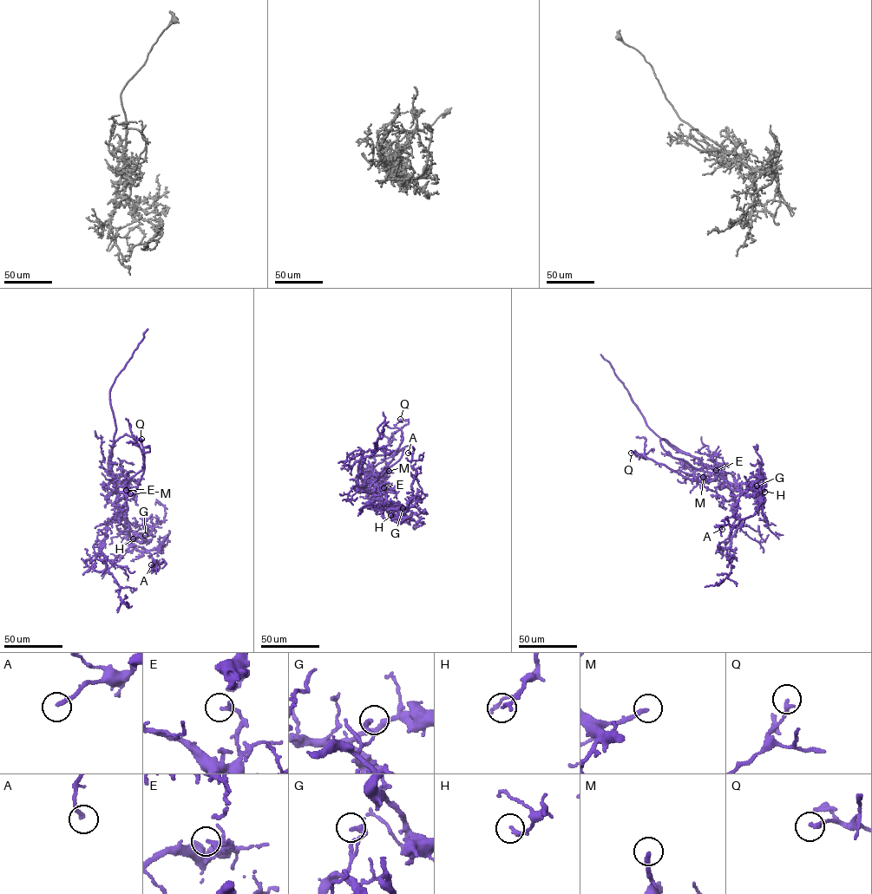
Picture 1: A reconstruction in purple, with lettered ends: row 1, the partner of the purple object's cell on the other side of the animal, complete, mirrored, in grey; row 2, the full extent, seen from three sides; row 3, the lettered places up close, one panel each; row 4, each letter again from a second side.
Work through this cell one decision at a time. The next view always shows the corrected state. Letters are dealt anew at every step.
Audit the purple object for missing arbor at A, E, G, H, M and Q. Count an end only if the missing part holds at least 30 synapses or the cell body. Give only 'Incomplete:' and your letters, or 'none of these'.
Incomplete: M

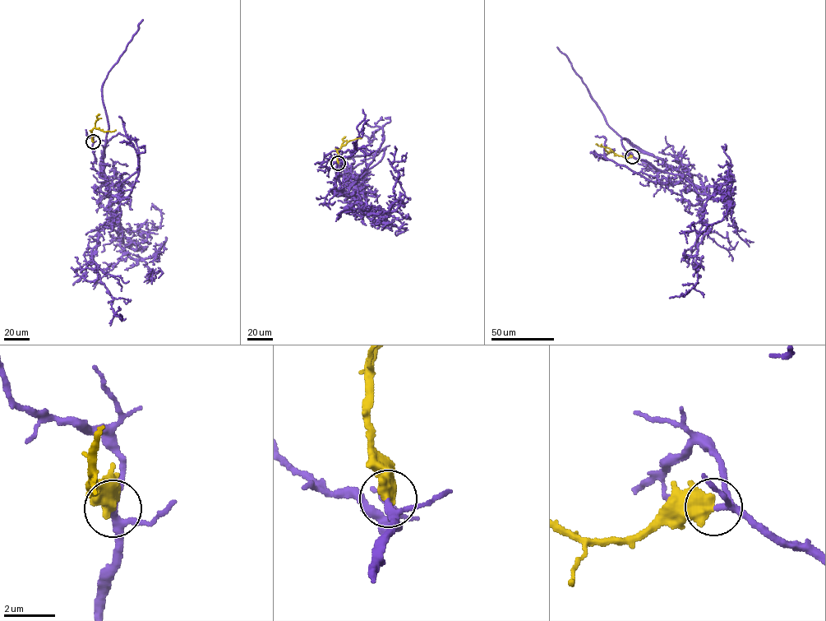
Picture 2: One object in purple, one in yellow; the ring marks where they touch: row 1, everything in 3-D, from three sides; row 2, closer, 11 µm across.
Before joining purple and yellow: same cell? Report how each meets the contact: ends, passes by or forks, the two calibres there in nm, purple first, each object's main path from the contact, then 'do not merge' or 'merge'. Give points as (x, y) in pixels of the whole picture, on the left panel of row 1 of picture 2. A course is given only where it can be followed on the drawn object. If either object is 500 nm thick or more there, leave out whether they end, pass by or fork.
calibres 190 and 650 nm; course purple (93, 141), (93, 167), (109, 184), (111, 215), (92, 257), (113, 298), (113, 316), (122, 318), (119, 314); course yellow (93, 141), (93, 128), (104, 132), (116, 130); merge

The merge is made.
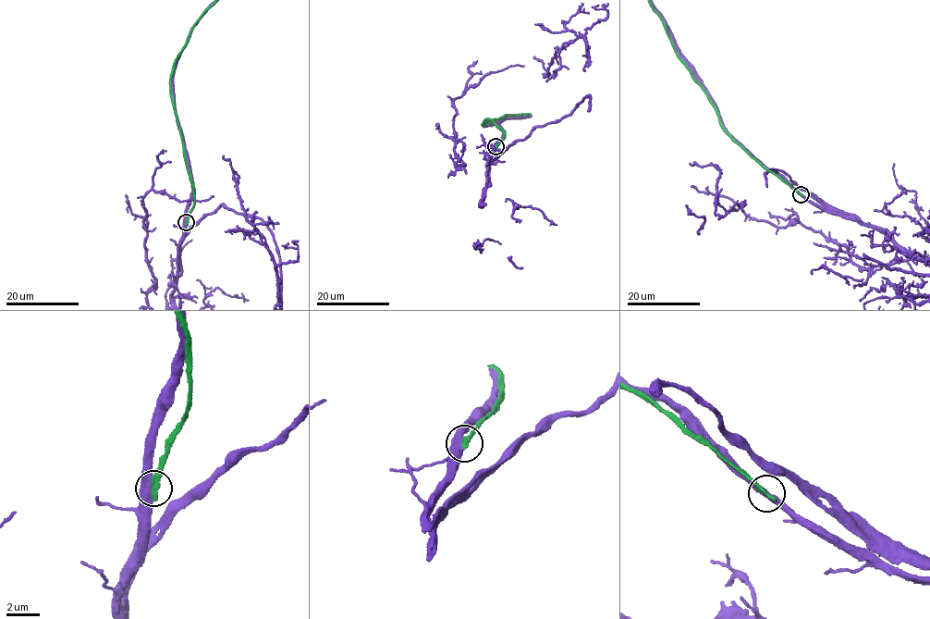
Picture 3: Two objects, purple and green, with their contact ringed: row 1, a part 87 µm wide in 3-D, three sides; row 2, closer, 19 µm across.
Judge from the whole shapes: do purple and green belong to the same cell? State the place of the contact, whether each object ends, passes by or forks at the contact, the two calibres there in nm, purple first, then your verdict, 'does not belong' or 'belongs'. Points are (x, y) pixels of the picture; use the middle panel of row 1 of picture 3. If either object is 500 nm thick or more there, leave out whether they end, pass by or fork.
at (495, 146); purple passes by; green ends there; 440 nm thick on the purple side, 320 nm on the other; does not belong

